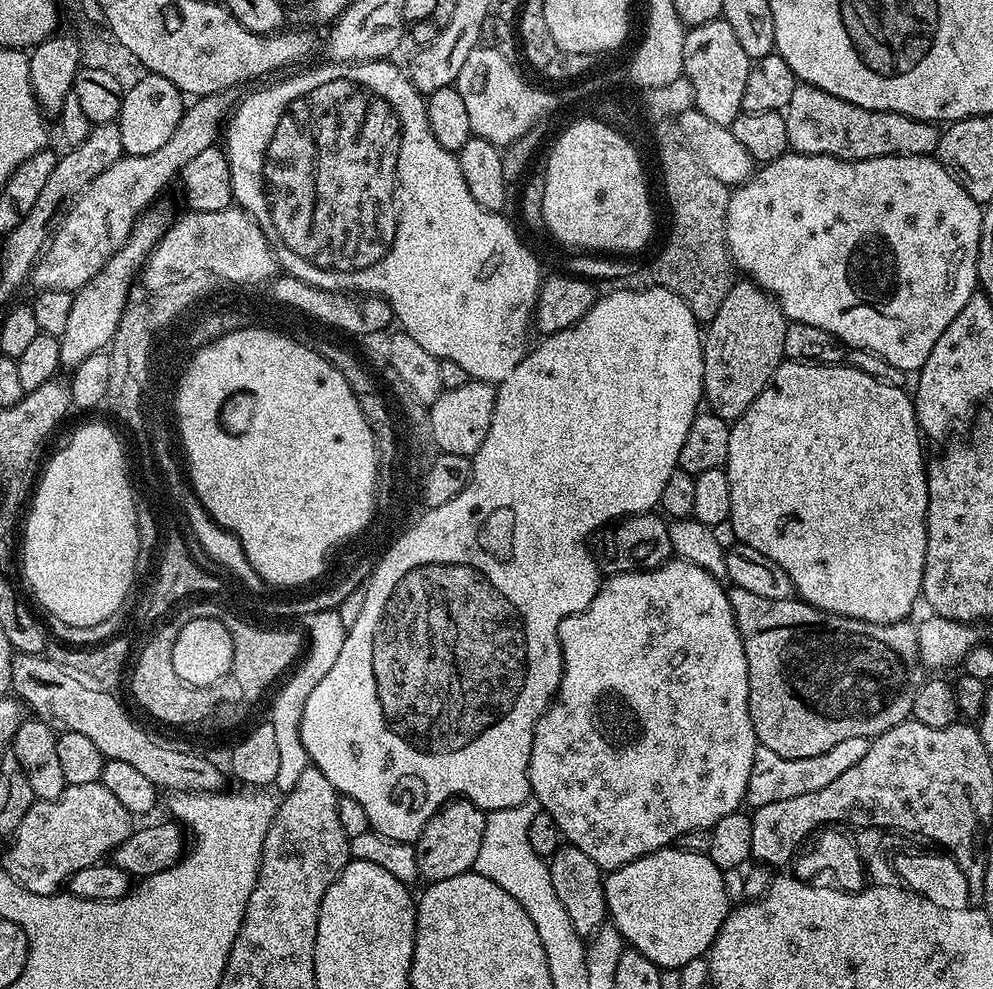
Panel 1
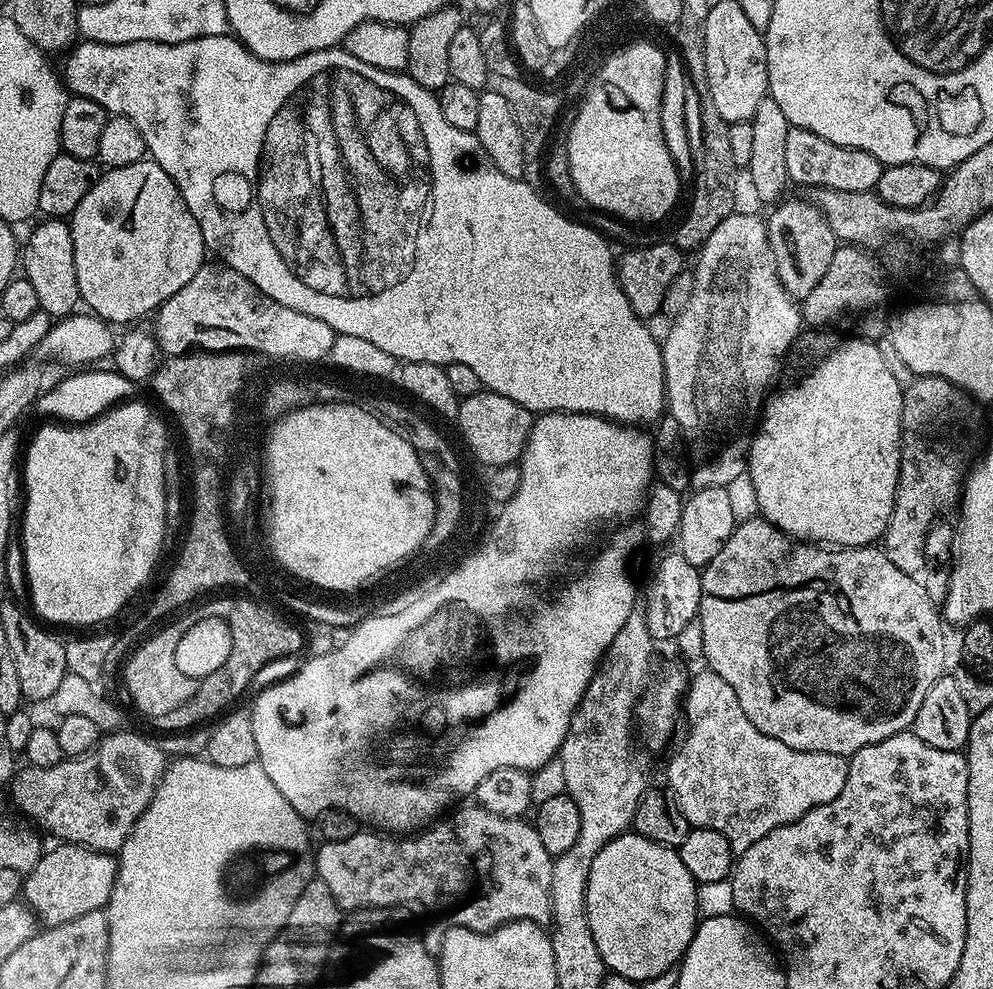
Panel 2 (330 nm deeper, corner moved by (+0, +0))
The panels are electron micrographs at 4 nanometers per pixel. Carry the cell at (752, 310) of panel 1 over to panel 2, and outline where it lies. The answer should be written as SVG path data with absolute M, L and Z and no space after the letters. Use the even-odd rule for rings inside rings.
M807 199L788 200L784 203L781 201L771 209L771 212L765 223L778 278L792 297L808 296L810 290L818 286L822 274L826 274L830 267L830 262L838 247L836 236L828 220L821 214L820 208L814 207Z

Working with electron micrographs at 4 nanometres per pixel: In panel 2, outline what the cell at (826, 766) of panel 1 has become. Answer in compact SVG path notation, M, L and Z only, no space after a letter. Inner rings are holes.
M711 670L703 671L693 680L691 677L686 684L682 716L686 724L688 720L688 729L684 737L683 732L679 737L680 745L678 740L671 749L666 788L678 802L682 814L686 814L691 827L718 830L718 834L730 842L733 853L739 854L750 850L758 838L766 838L770 830L778 830L778 826L786 826L802 818L802 814L826 802L834 802L834 798L842 794L842 786L846 786L848 760L838 754L794 750L786 746L786 742L778 742L778 738L762 734L762 730L758 730L758 726L746 718L742 706L738 706L738 698L734 698L732 687Z

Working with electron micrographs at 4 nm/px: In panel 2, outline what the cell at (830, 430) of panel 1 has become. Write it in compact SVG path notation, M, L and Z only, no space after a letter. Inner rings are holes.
M812 330L807 334L797 339L794 352L808 365L781 392L773 391L770 399L765 403L758 420L758 427L748 445L746 471L754 482L754 494L758 494L760 515L787 536L805 542L819 542L824 546L835 546L837 549L867 548L875 545L883 537L890 522L890 514L894 510L894 494L900 481L900 419L904 405L904 388L898 382L894 382L894 374L890 374L890 366L886 366L886 358L882 358L879 343L867 338L847 340L844 337L847 335L833 334L828 330Z

